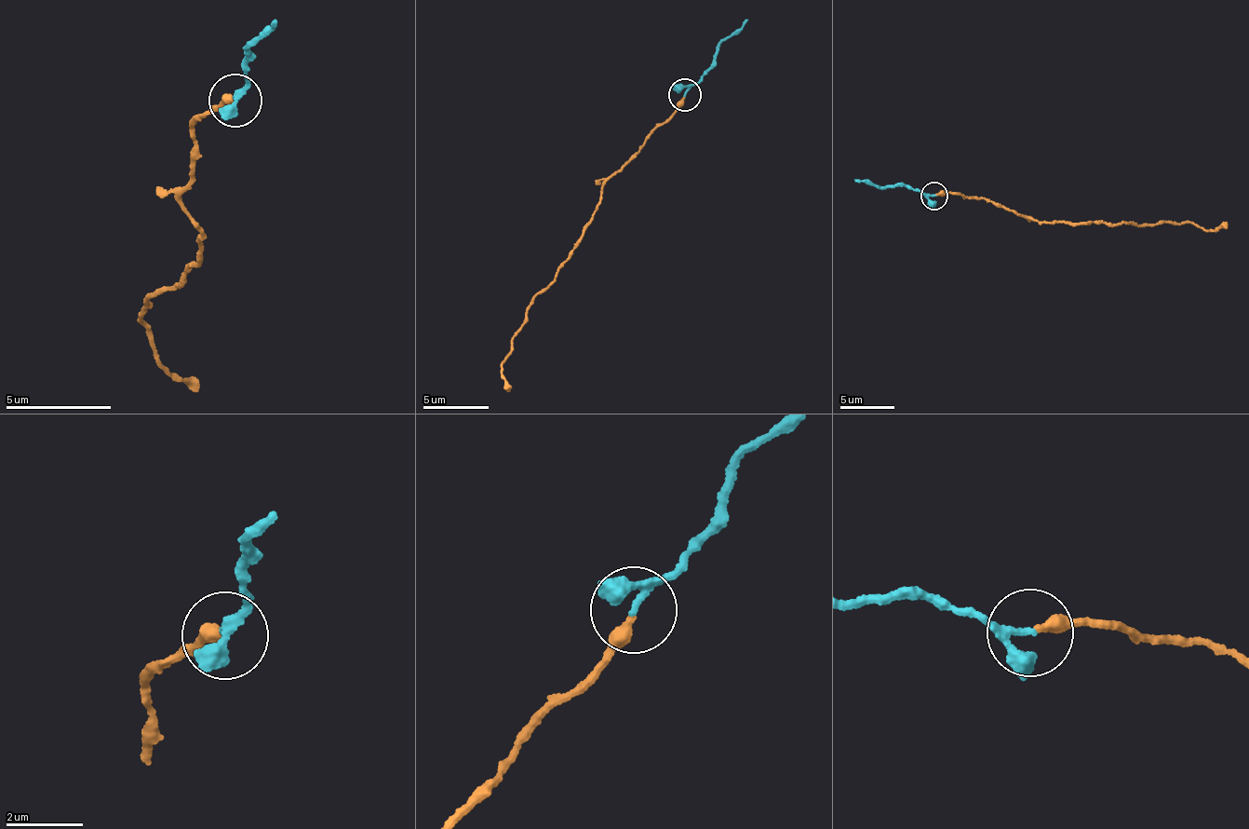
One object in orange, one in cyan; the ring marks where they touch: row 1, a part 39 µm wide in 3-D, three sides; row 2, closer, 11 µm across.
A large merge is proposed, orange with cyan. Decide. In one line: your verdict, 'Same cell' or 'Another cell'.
Same cell

